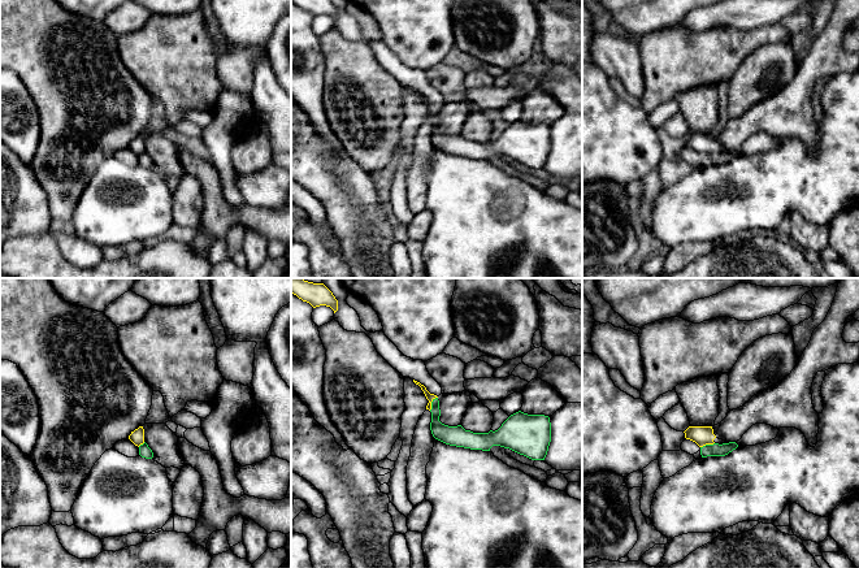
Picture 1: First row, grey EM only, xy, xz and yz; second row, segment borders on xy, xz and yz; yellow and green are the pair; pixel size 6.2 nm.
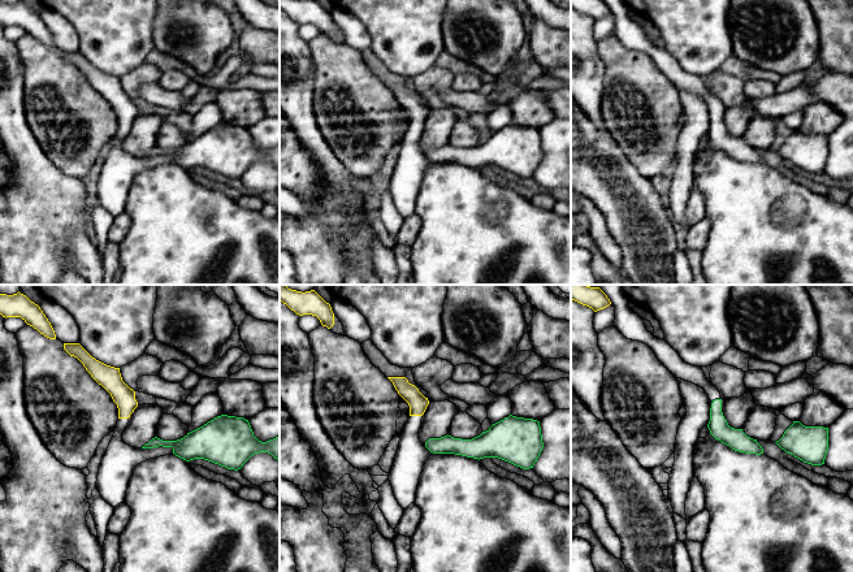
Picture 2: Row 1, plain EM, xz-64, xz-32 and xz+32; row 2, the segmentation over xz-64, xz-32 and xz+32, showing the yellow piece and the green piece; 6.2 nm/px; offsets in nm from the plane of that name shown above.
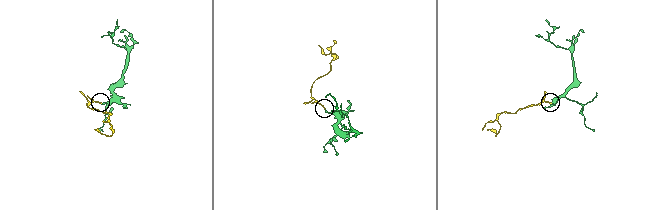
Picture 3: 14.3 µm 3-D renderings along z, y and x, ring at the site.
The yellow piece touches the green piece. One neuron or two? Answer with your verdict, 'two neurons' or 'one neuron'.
two neurons

